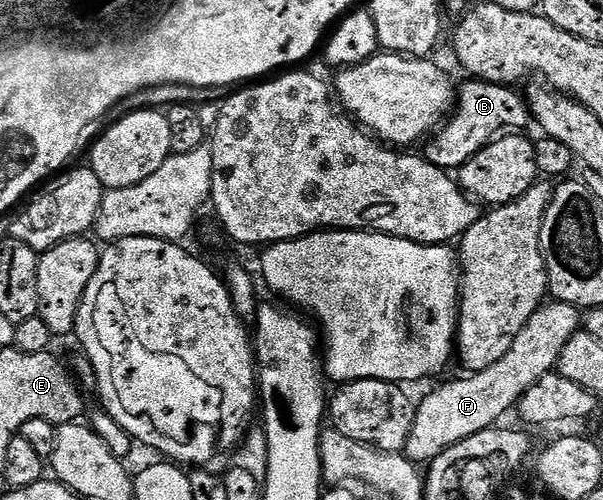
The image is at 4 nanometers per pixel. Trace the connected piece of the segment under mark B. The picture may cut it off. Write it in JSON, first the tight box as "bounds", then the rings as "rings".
{"bounds":[428,80,532,172],"rings":[[[466,80],[466,83],[463,86],[460,86],[460,89],[456,94],[456,105],[453,107],[452,113],[445,119],[444,125],[433,135],[432,141],[434,143],[430,146],[430,154],[428,153],[428,161],[433,166],[441,166],[445,168],[447,171],[454,172],[457,171],[463,164],[465,164],[468,160],[472,160],[472,156],[476,156],[476,152],[480,152],[483,148],[487,146],[489,142],[493,142],[495,138],[505,135],[507,132],[522,132],[527,128],[526,125],[531,125],[532,115],[530,112],[530,107],[528,105],[527,99],[525,97],[522,98],[517,94],[517,89],[511,88],[509,85],[503,84],[501,82],[484,82],[481,80]]]}

